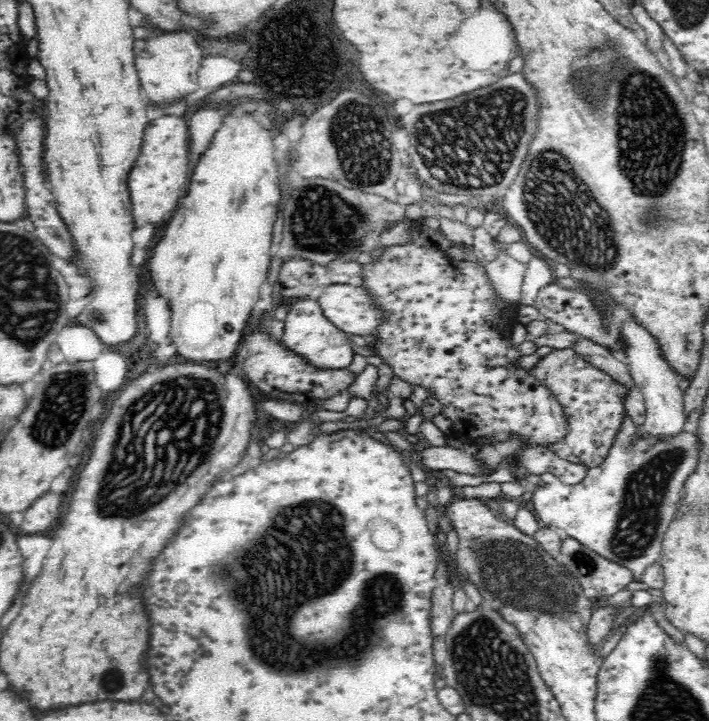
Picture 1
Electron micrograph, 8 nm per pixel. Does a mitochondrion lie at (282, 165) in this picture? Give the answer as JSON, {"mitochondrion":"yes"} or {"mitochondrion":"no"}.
{"mitochondrion":"no"}

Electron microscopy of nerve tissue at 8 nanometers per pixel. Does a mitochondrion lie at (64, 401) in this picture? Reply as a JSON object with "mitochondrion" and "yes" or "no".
{"mitochondrion":"yes"}

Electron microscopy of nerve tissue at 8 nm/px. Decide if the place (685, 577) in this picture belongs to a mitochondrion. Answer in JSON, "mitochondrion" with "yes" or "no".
{"mitochondrion":"no"}

